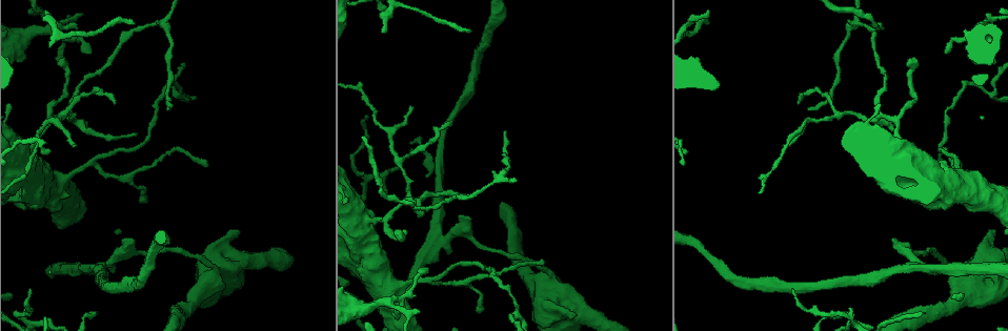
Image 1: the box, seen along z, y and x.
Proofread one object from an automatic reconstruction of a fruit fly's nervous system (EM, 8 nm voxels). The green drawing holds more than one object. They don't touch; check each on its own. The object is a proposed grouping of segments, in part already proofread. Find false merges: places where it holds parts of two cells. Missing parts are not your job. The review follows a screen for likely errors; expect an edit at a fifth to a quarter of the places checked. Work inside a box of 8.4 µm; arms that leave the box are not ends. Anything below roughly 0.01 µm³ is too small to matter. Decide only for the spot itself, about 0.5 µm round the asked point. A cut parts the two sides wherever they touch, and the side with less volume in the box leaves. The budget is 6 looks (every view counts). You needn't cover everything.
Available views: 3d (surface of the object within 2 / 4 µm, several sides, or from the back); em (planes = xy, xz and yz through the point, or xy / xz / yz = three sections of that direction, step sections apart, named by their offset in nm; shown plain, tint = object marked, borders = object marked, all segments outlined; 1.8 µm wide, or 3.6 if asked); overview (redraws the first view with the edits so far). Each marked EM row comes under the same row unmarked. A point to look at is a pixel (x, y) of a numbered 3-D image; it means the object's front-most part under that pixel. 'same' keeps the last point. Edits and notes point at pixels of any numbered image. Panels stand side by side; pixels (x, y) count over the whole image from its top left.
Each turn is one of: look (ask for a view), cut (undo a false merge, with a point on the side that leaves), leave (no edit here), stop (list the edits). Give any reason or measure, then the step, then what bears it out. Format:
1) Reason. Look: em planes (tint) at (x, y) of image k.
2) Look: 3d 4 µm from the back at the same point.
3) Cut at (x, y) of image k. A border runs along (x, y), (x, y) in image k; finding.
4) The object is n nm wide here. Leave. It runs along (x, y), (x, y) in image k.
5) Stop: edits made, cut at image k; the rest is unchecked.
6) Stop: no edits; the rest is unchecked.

Abrupt turn. Look: 3d 4 µm at (360, 308) of image 1.

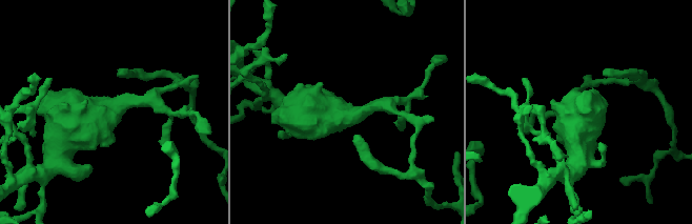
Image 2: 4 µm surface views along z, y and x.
Look: em 3.6 µm xy step 16 (tint) at (106, 113) of image 2.

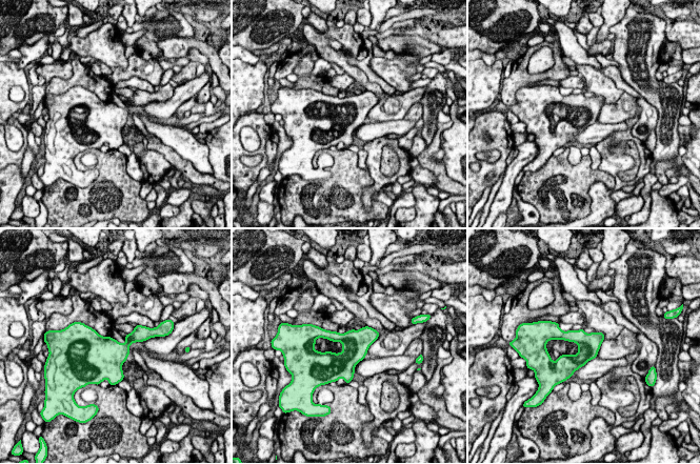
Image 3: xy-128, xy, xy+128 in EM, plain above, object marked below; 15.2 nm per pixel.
Look: em 3.6 µm planes (tint) at the same point.

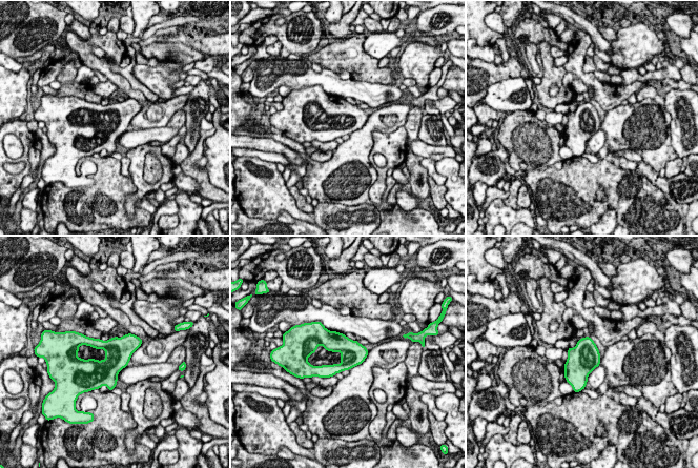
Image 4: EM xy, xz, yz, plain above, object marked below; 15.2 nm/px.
Leave. Continuous, no second cell.

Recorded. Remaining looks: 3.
Looks like a crossing. Look: 3d 4 µm at (880, 114) of image 1.

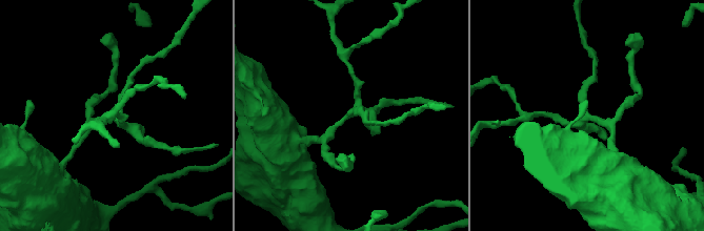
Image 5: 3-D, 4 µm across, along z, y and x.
4 arms meet here; need the tissue. Look: em xy step 4 (tint) at (352, 114) of image 5.

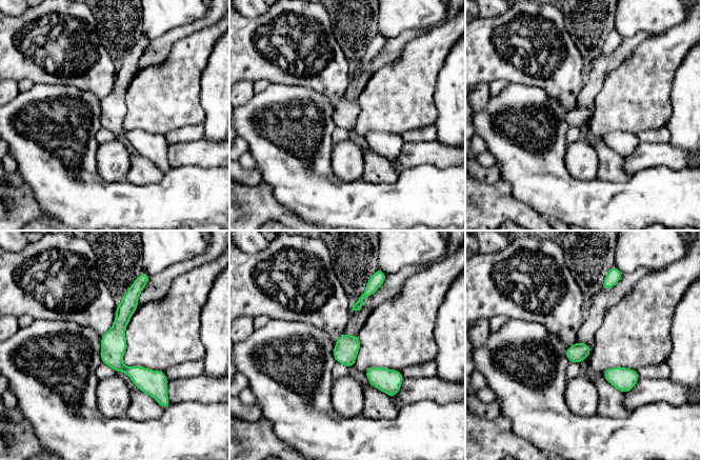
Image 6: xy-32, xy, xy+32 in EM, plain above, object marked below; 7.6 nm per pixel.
The object is 150 nm wide here. Leave. One cell here.

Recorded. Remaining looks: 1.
Stop: no edits; the rest is unchecked.

